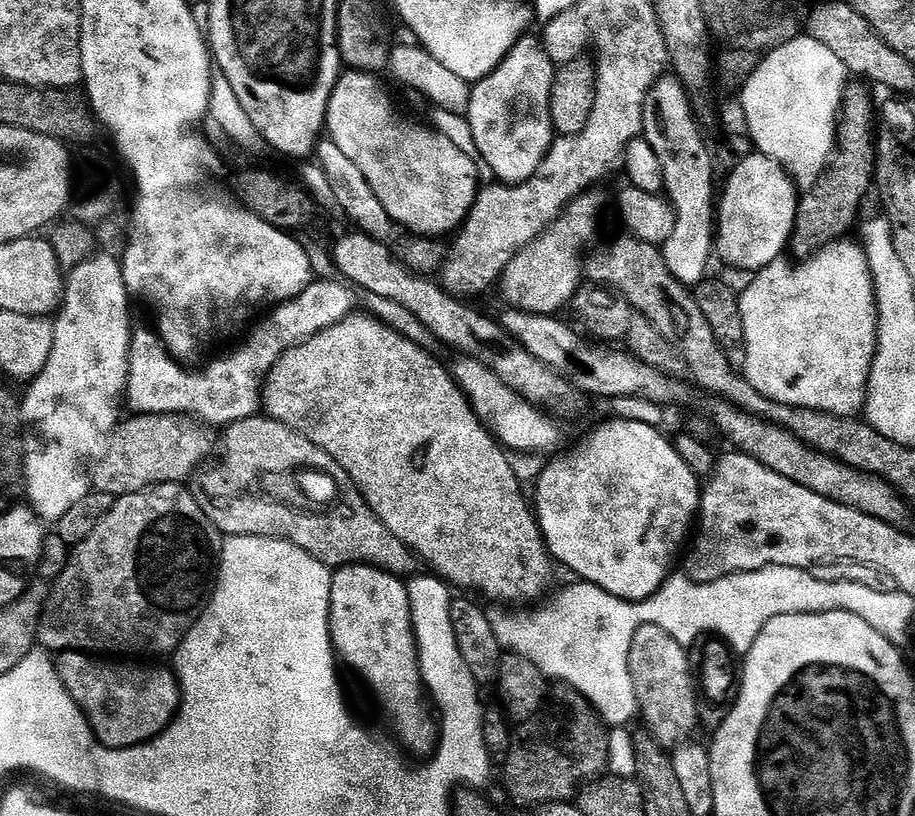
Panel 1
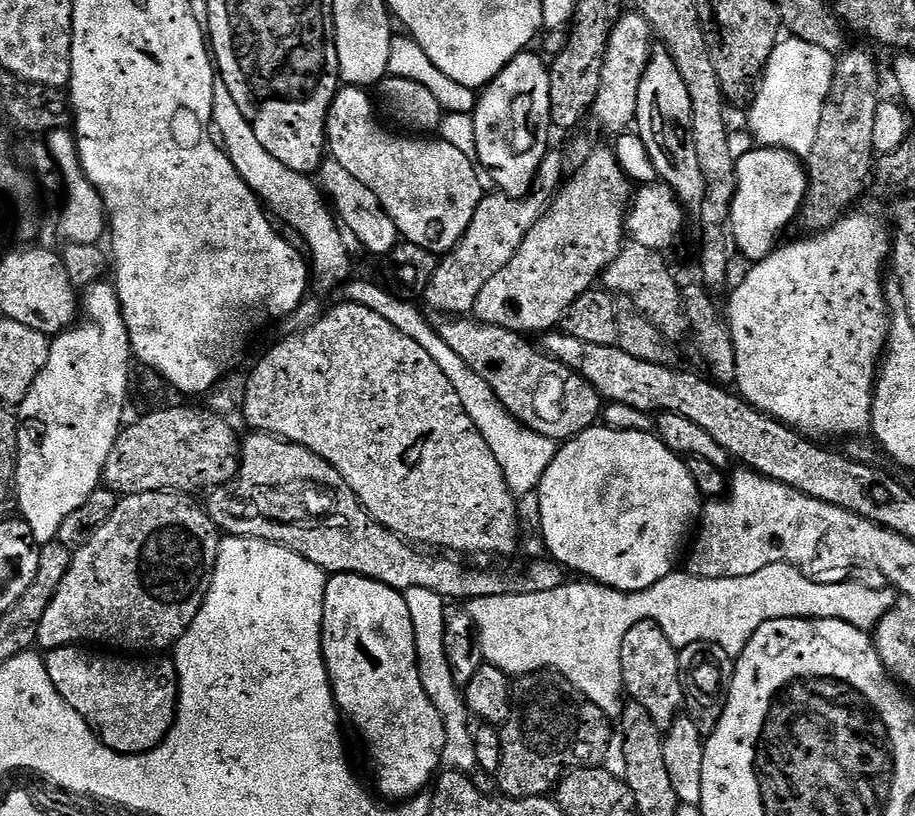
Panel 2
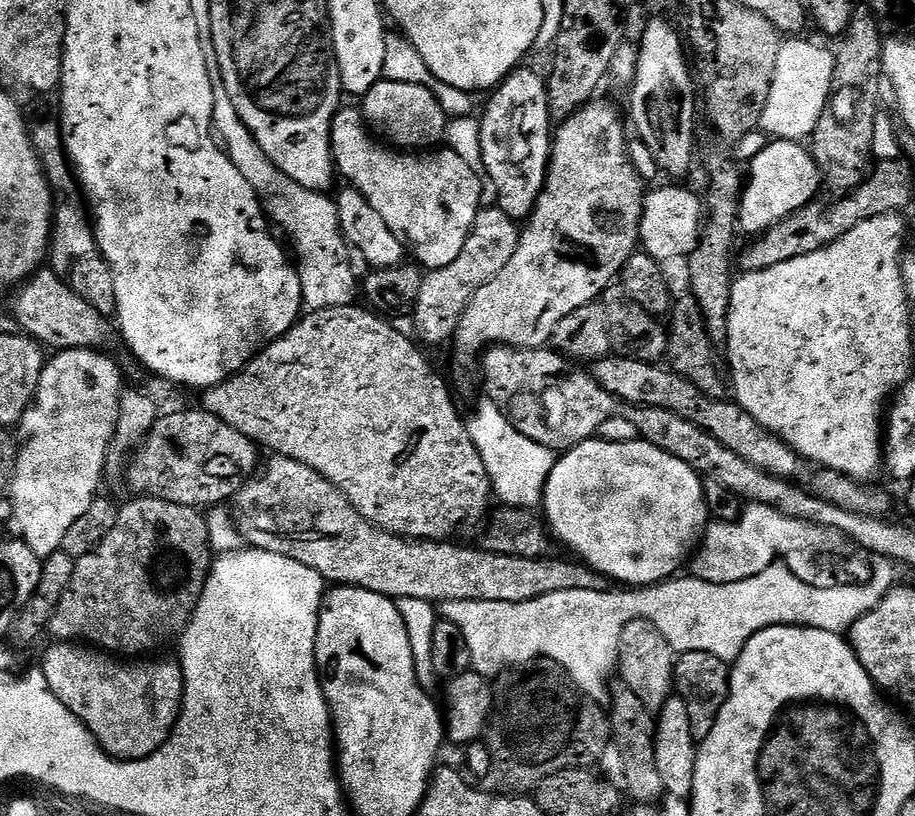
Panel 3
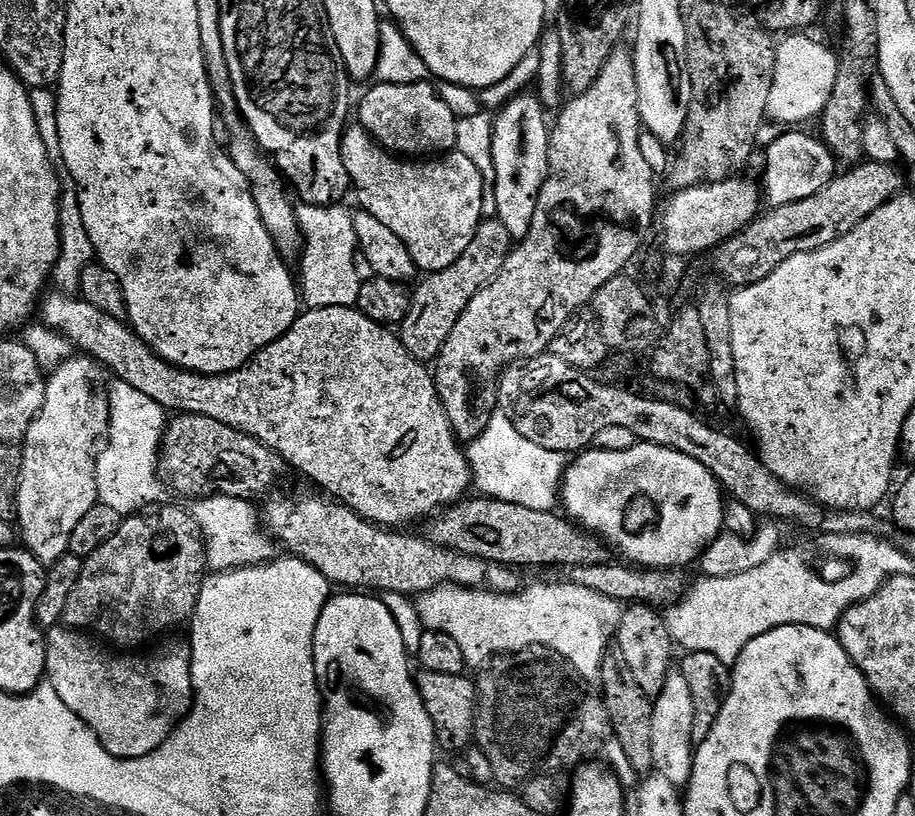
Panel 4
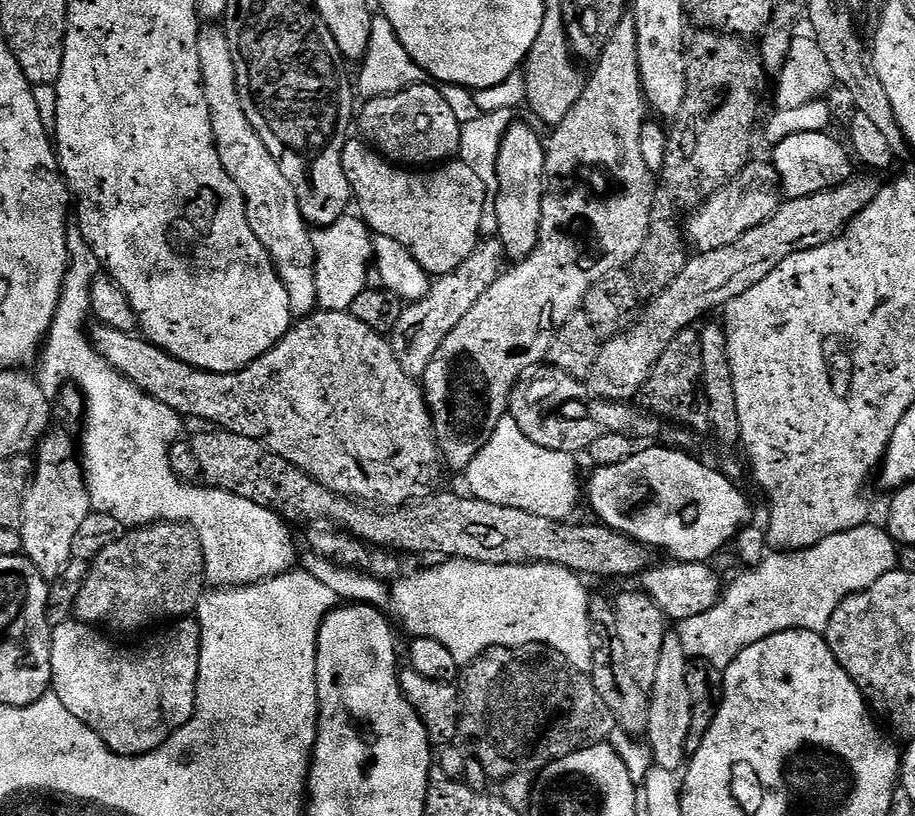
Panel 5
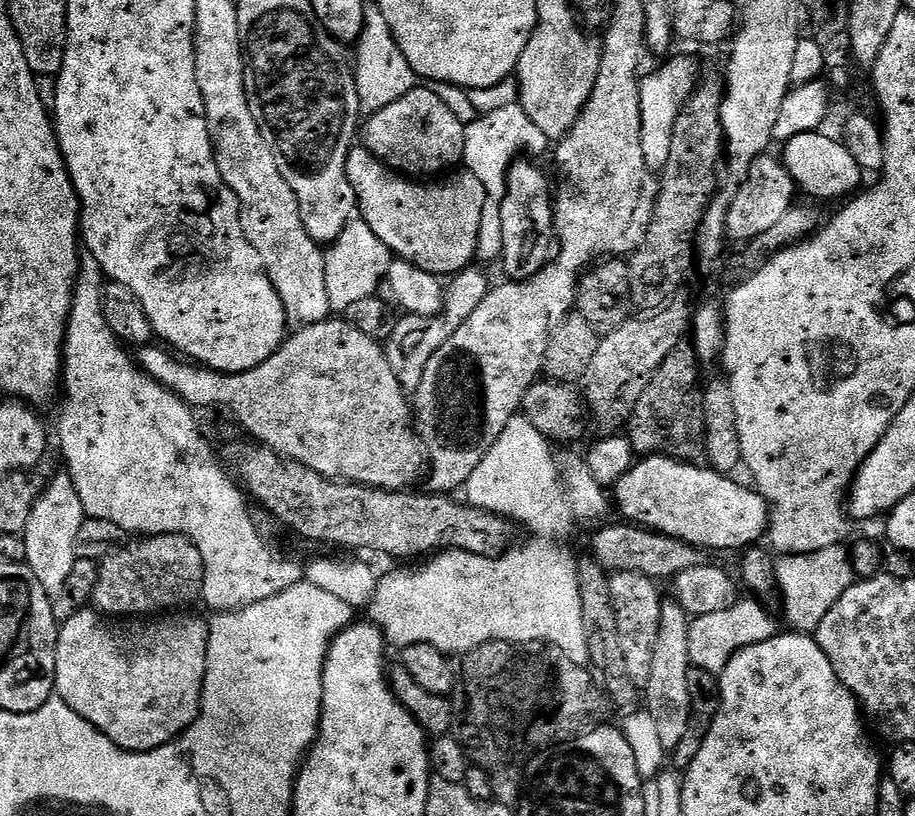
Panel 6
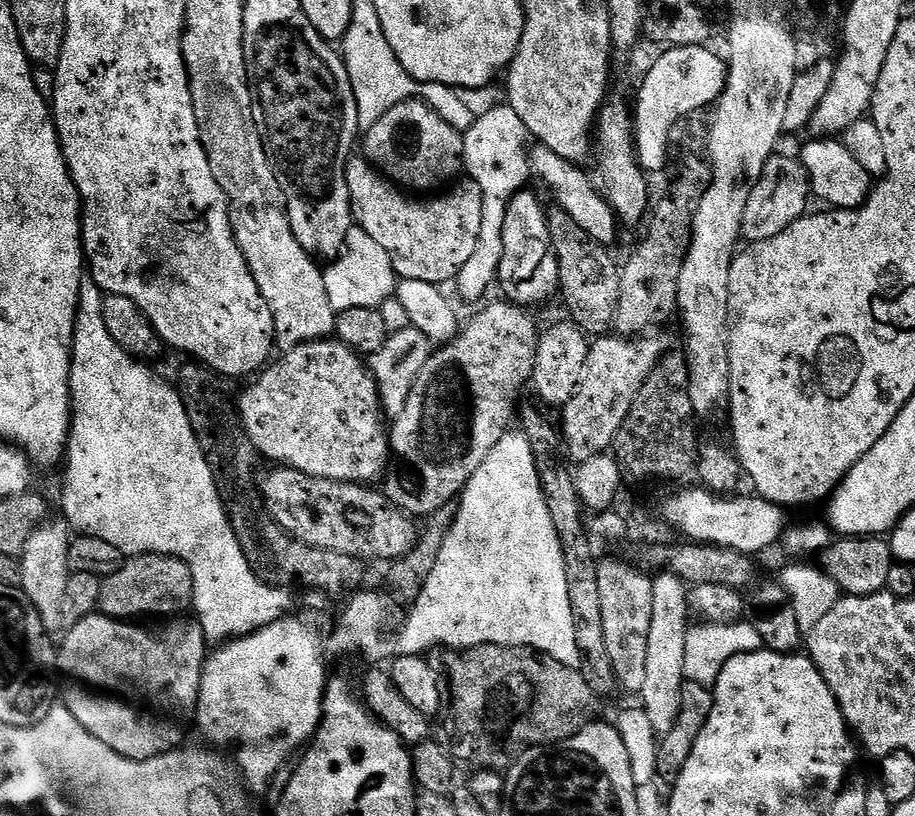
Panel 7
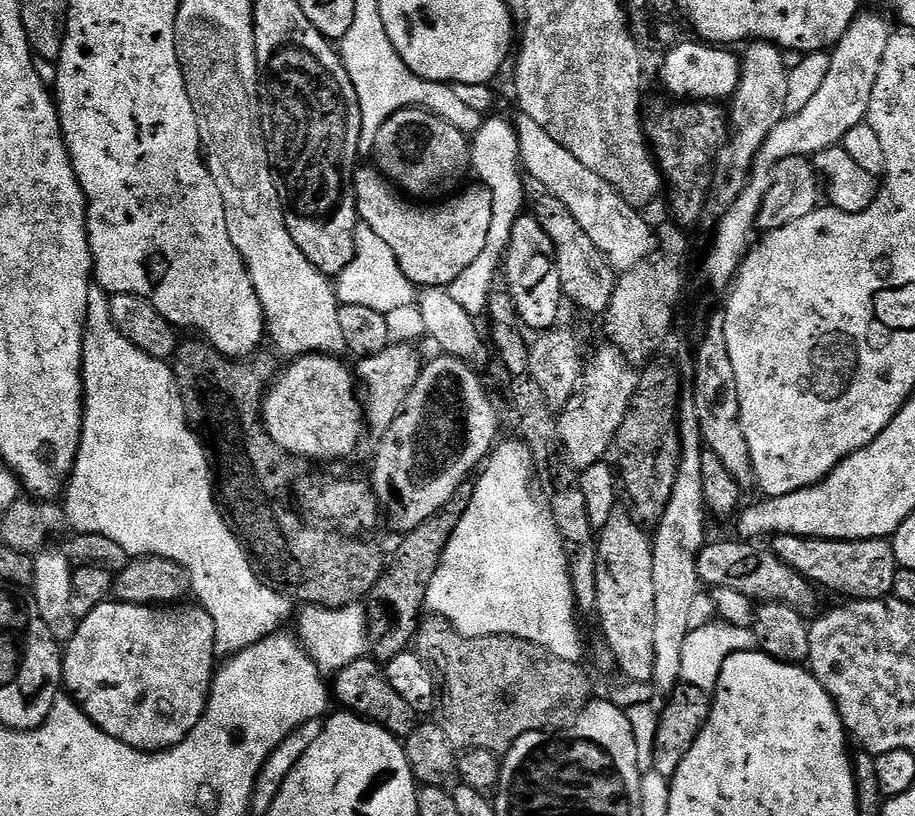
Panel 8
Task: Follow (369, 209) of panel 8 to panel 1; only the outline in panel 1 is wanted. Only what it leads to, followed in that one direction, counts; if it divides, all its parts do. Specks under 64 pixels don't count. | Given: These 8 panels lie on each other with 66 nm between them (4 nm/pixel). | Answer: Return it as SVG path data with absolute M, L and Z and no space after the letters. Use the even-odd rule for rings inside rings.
M354 70L341 75L328 103L327 135L334 146L338 146L338 150L342 150L342 154L346 154L346 158L350 158L350 162L362 170L362 178L366 178L366 182L370 182L370 190L378 194L378 202L382 202L386 214L390 214L393 225L400 227L401 224L409 228L413 232L411 235L416 238L440 238L436 236L455 233L470 214L482 187L480 172L476 169L477 161L462 154L462 150L458 150L450 138L435 128L423 128L420 124L403 120L392 109L391 98L384 93L383 86L376 79L375 75Z

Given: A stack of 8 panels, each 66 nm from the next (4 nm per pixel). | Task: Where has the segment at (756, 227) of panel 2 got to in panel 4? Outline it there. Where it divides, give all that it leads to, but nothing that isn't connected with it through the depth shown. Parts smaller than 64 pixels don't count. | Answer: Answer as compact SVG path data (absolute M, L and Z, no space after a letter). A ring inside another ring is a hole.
M788 130L776 139L774 145L776 160L765 162L764 180L762 179L763 199L767 203L769 200L772 208L781 208L790 202L810 198L810 194L818 194L818 190L822 190L836 179L838 175L836 157L828 151L823 139L813 136L807 136L804 130Z

